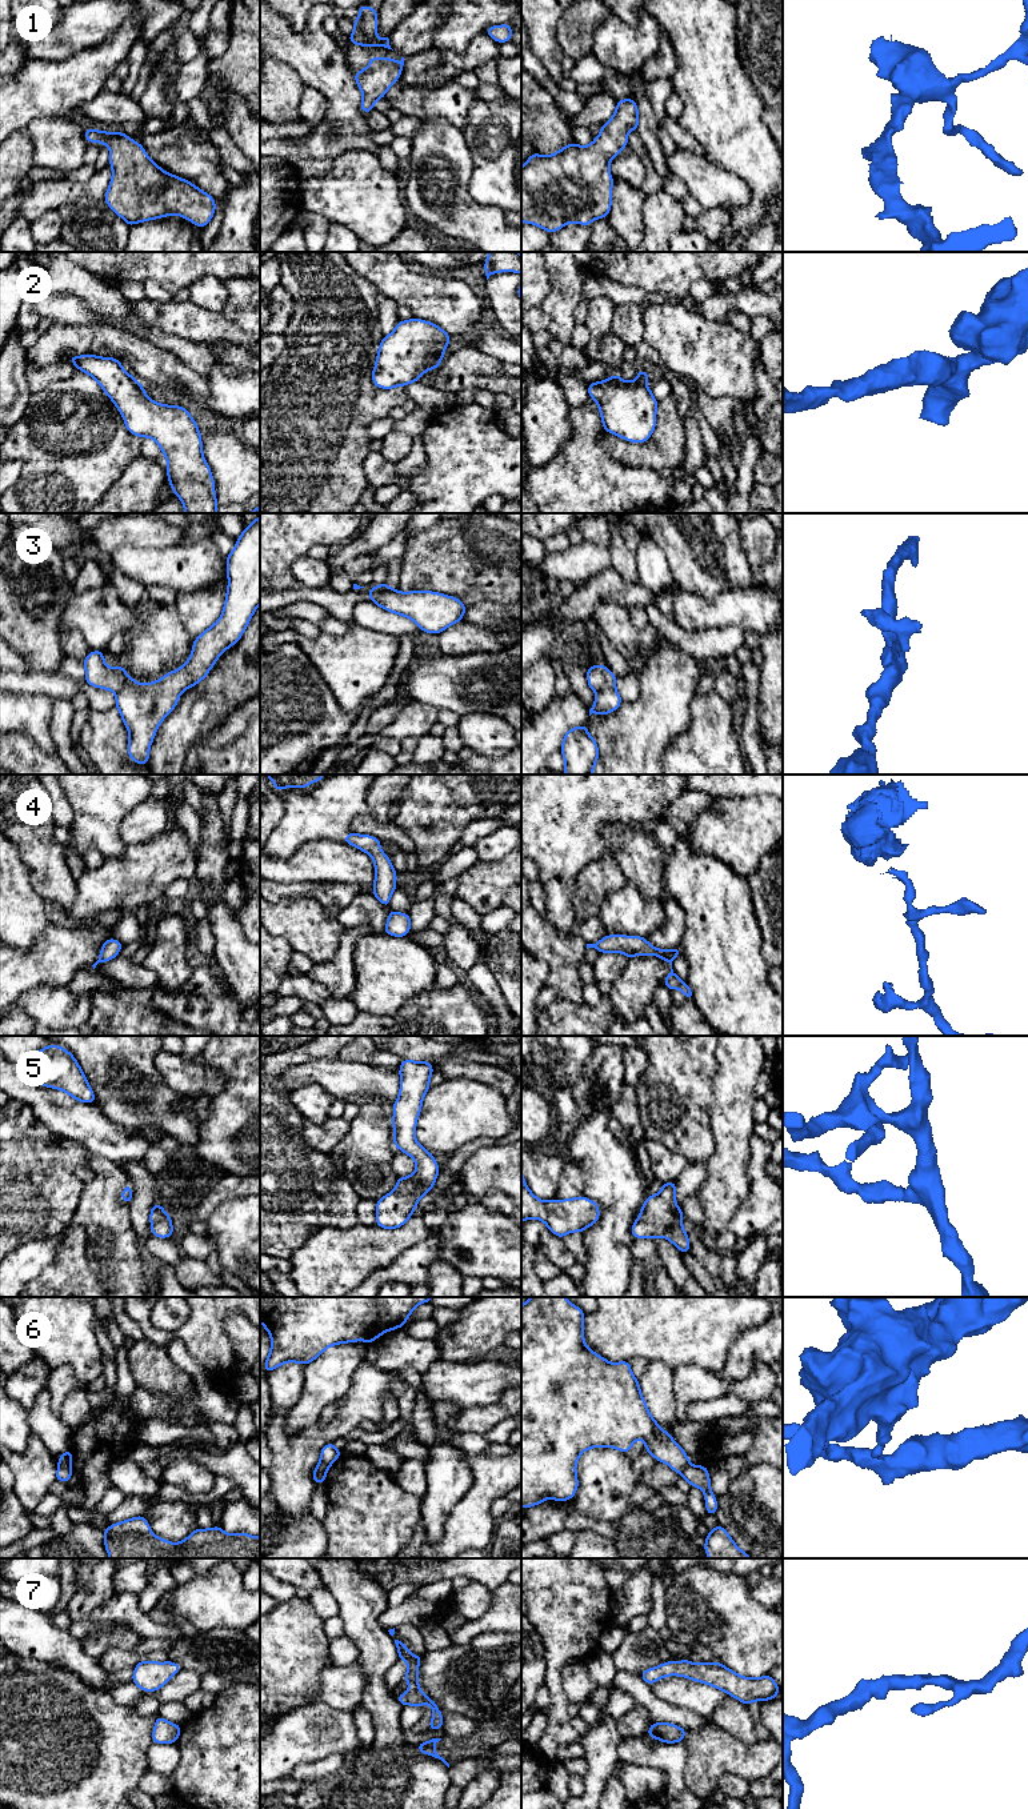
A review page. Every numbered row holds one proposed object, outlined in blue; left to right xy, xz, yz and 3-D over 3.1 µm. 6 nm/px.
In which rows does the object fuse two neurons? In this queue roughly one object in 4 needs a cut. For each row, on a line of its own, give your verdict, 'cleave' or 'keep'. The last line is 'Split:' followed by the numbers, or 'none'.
1: keep
2: keep
3: cleave
4: keep
5: keep
6: cleave
7: keep
Split: 3, 6

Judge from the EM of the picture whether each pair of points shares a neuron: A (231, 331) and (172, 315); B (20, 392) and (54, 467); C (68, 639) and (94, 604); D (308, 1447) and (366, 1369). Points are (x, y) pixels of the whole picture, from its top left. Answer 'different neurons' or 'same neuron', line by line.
A: same neuron
B: different neurons
C: different neurons
D: same neuron

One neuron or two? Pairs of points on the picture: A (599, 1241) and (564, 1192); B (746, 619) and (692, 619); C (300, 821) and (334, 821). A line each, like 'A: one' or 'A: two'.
A: two
B: one
C: one

